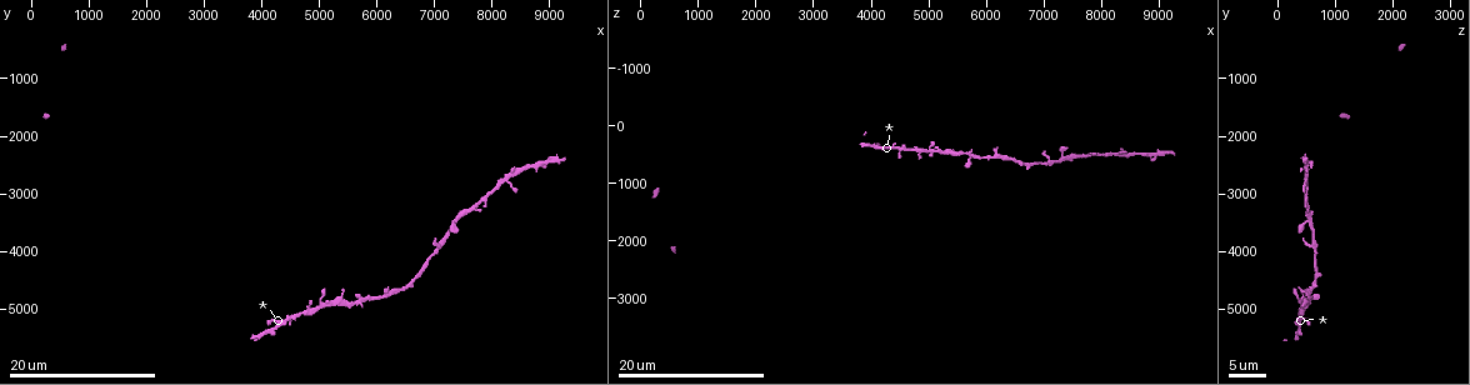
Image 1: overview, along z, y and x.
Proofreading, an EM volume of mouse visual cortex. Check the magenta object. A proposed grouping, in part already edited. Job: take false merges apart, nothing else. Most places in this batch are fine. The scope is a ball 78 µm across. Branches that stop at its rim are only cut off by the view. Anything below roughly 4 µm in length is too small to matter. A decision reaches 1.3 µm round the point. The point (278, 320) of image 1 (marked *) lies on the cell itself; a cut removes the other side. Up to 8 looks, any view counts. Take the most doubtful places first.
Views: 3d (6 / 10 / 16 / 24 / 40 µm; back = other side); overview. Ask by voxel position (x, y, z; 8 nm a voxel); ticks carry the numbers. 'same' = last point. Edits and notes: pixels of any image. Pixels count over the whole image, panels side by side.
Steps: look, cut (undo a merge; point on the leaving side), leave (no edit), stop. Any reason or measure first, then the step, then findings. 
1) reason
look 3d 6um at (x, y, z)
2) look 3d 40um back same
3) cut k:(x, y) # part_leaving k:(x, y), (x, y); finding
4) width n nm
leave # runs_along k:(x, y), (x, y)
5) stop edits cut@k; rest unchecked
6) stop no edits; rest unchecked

look 3d 16um at (7600, 3300, 550)

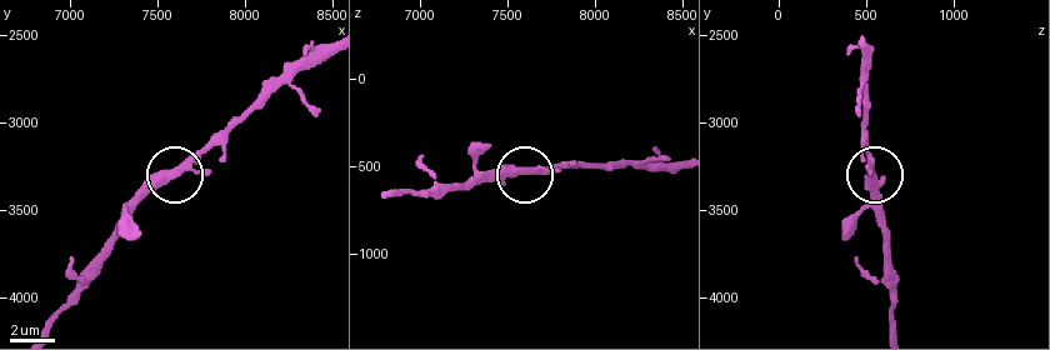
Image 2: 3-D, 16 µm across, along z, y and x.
look 3d 10um at (7640, 3260, 520)

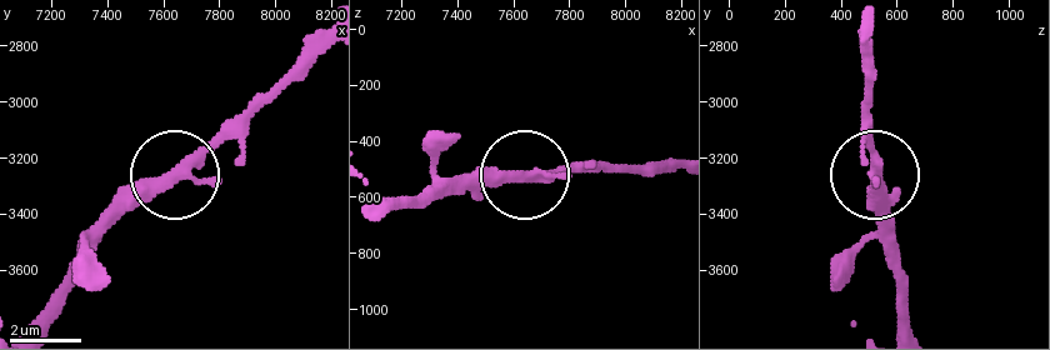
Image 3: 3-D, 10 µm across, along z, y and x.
width 290 nm
leave # runs_along 3:(373, 209), (611, 164); one cell here

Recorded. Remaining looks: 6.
thick turns thin
look 3d 16um at (8500, 2600, 500)

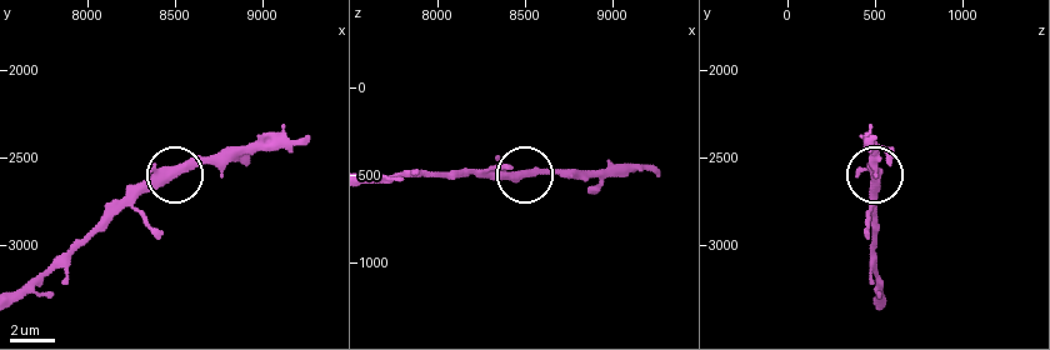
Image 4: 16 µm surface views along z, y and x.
look 3d 10um at (8460, 2620, 500)

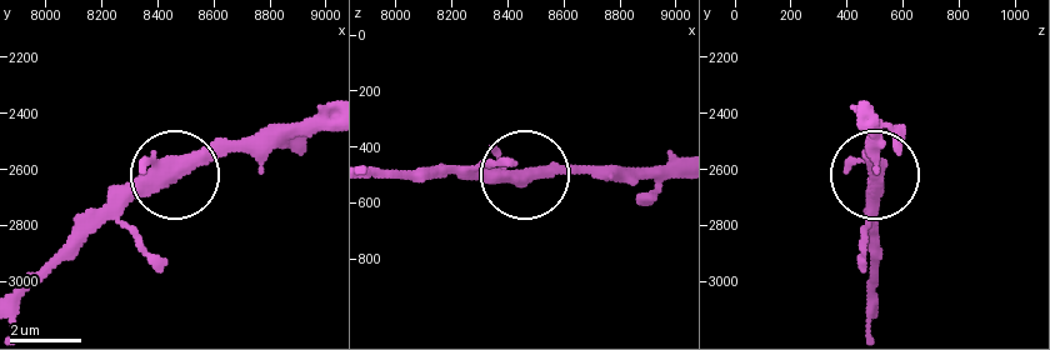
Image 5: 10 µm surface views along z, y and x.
leave # one cell here

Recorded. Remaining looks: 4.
sudden change in width
look 3d 24um at (7050, 3950, 650)

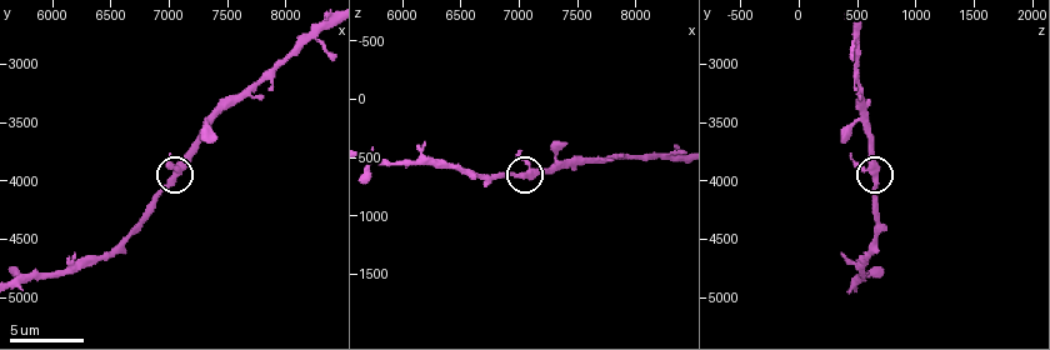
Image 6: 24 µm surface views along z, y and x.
closer look
look 3d 6um at (7040, 4020, 640)

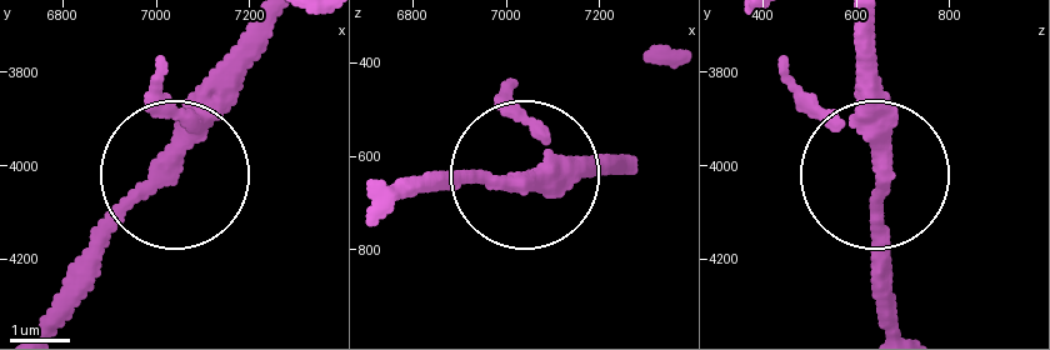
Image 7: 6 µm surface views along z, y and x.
leave # runs_along 7:(891, 321), (876, 58); continuous, no second cell

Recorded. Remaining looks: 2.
a narrow waist
look 3d 6um at (5960, 4840, 540)

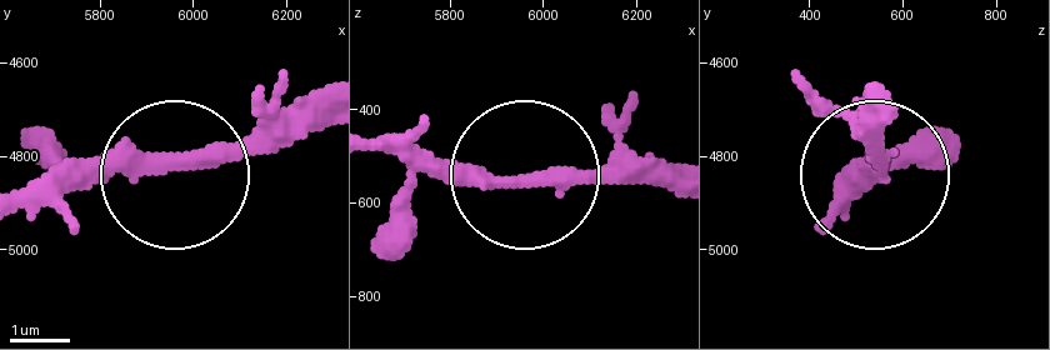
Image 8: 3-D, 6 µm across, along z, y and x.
leave # runs_along 8:(33, 208), (316, 129); one cell here

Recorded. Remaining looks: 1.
stop no edits; rest unchecked

